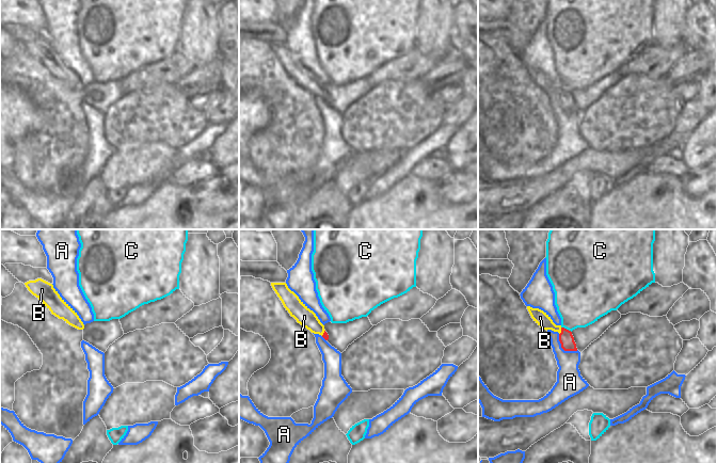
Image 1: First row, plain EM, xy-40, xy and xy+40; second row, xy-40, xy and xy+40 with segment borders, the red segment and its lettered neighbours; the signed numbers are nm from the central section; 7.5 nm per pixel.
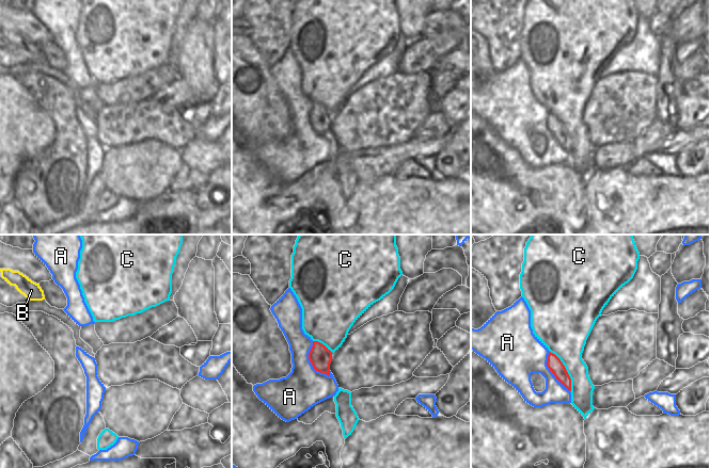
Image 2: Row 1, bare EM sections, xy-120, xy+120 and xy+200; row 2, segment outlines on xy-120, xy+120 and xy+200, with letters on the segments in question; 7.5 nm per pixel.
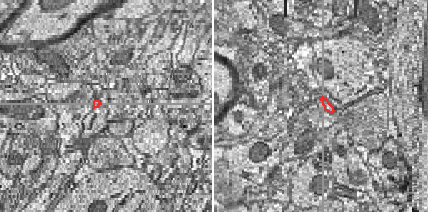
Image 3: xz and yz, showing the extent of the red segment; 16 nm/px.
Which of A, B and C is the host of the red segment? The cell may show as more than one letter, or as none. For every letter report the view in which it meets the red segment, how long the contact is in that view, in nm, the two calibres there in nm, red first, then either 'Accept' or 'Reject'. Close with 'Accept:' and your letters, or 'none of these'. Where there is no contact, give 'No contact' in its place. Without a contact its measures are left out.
A: Touches red in xy+40. Shared border 200 nm. Thickness 110 nm (red) against 190 nm. Reject
B: Touches red in xy+40. Shared border 60 nm. Thickness 110 nm (red) against 100 nm. Accept
C: Touches red in xy+40. Shared border 90 nm. Thickness 110 nm (red) against 380 nm. Reject
Accept: B

